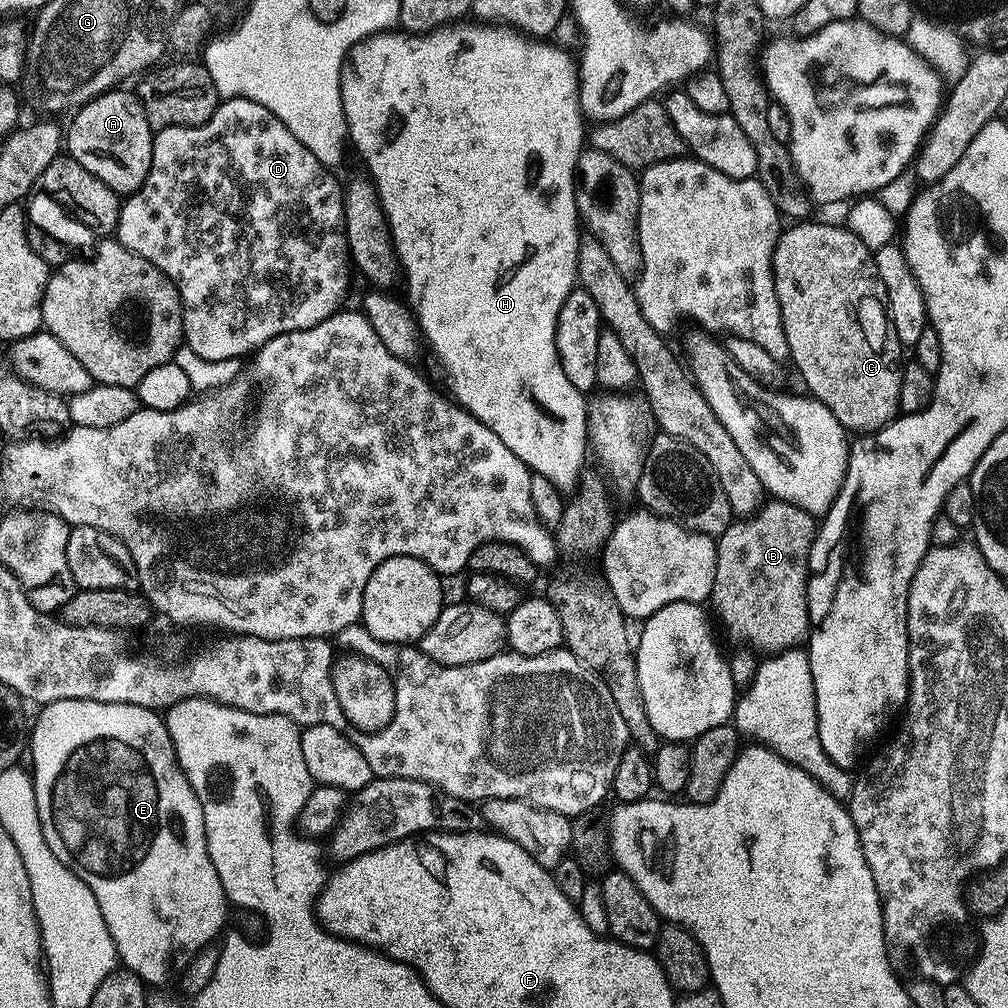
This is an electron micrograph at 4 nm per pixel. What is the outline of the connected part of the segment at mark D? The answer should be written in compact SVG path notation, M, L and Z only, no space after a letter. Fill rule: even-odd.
M241 96L221 99L214 114L205 124L193 128L162 128L153 135L152 157L146 182L142 182L139 190L131 193L121 203L114 236L122 246L126 246L126 250L146 258L146 262L162 270L162 274L166 274L176 283L180 307L184 309L183 343L198 358L222 360L247 357L282 334L318 326L318 322L330 318L343 305L340 303L343 302L344 291L348 288L350 257L348 240L344 237L344 189L341 181L336 181L332 175L322 162L318 162L318 158L314 158L310 149L302 146L302 142L298 142L298 138L294 138L294 134L286 130L281 120L274 118L274 114L266 110L266 106L258 106L258 102L250 102Z

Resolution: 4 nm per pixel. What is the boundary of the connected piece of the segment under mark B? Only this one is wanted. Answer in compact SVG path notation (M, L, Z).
M769 499L767 502L761 503L760 507L747 518L733 519L727 530L722 533L716 540L716 565L714 566L714 586L712 587L712 595L710 604L720 611L720 616L724 619L724 624L736 636L741 636L744 640L749 640L753 644L753 649L761 648L761 653L775 654L784 652L787 648L795 648L805 643L806 637L810 631L808 622L808 559L810 558L810 550L812 543L816 540L816 530L818 520L813 513L802 510L798 506L794 506L785 500Z

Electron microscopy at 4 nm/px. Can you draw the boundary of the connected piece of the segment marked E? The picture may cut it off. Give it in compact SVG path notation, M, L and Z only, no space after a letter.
M59 700L53 704L43 705L39 712L40 717L37 718L36 725L33 728L31 725L30 728L30 771L44 840L50 846L54 858L58 858L62 866L78 874L78 878L82 878L82 882L90 886L94 898L98 898L98 906L102 910L102 918L106 918L106 926L116 947L119 963L129 968L136 977L144 981L145 985L164 984L168 980L168 971L172 968L172 948L176 952L195 954L209 947L213 943L212 939L225 931L224 923L227 922L230 911L228 896L224 893L224 887L218 878L218 870L214 870L214 862L210 862L204 815L198 802L198 794L194 794L186 774L180 769L168 727L164 724L164 717L159 711L137 704L93 700Z

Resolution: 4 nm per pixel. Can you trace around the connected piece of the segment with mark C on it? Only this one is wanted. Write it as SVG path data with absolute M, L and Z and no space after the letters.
M796 222L785 227L776 240L776 247L772 249L772 277L774 278L774 290L778 298L778 306L782 314L782 330L786 330L786 342L788 343L788 354L790 364L800 371L800 376L804 379L804 384L809 393L815 399L821 400L827 408L838 418L838 422L849 433L852 434L875 434L879 428L886 427L891 420L896 419L900 412L898 394L900 393L902 371L902 359L900 351L902 345L897 336L892 335L888 322L886 304L882 296L882 288L876 279L876 261L873 249L867 248L846 226L840 228L836 224L812 224L813 222Z

